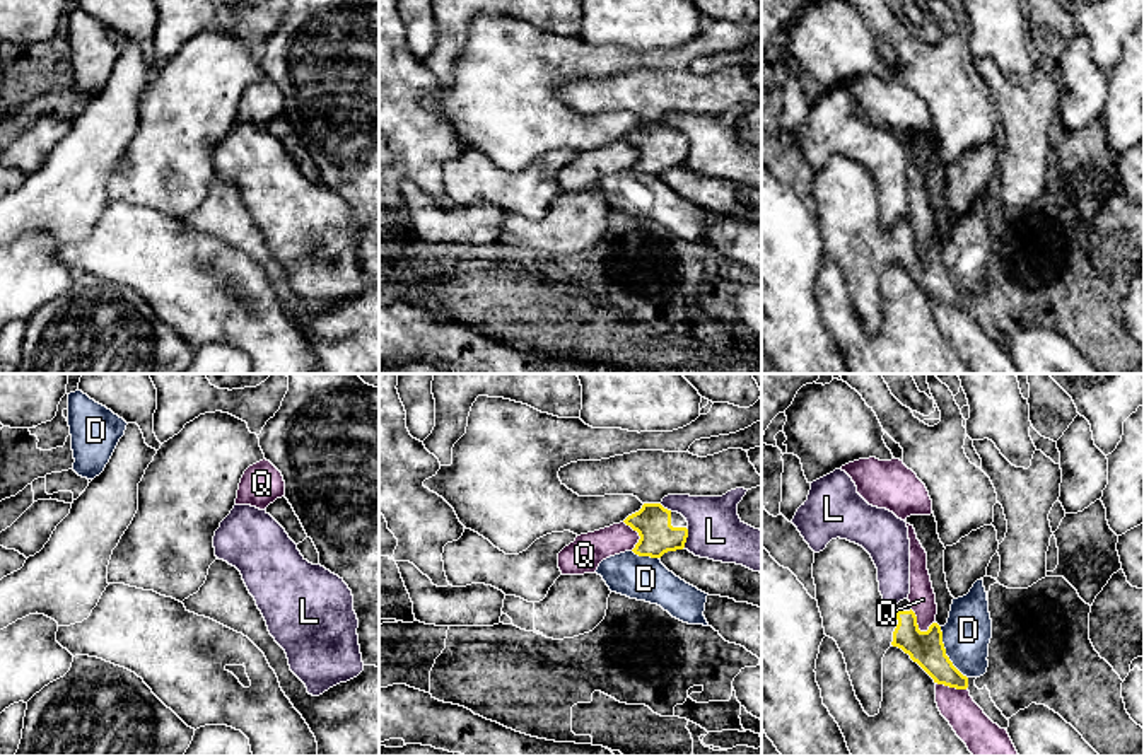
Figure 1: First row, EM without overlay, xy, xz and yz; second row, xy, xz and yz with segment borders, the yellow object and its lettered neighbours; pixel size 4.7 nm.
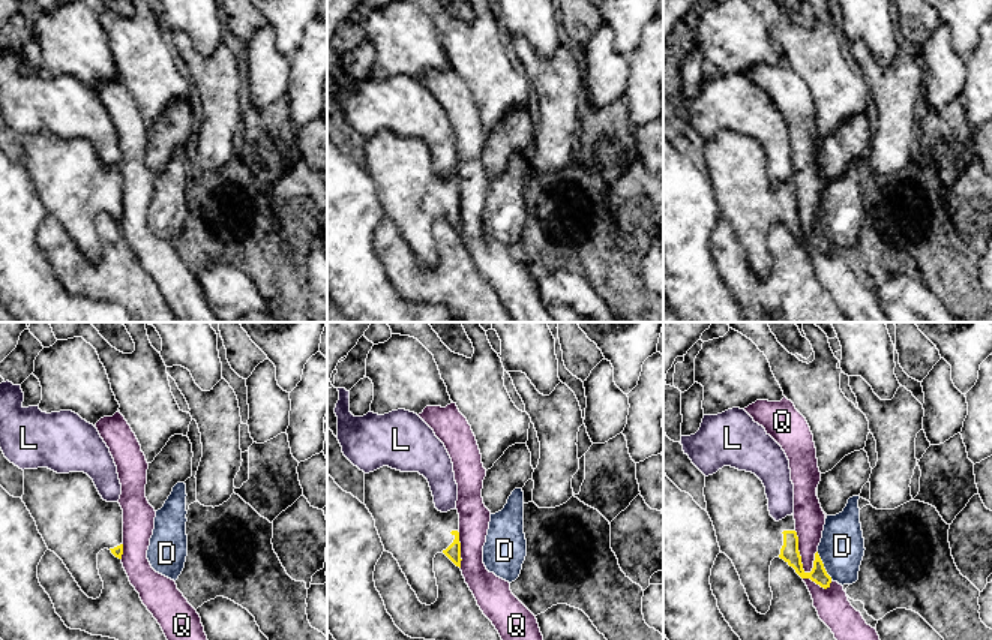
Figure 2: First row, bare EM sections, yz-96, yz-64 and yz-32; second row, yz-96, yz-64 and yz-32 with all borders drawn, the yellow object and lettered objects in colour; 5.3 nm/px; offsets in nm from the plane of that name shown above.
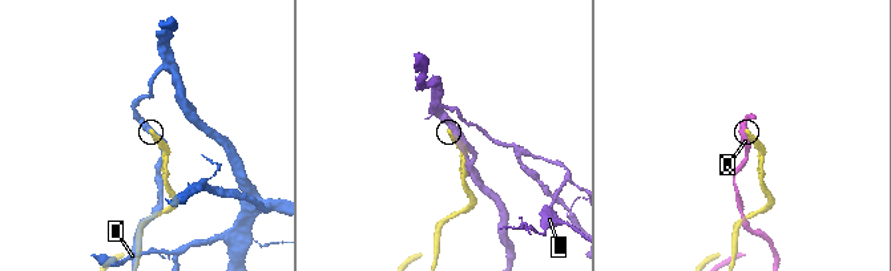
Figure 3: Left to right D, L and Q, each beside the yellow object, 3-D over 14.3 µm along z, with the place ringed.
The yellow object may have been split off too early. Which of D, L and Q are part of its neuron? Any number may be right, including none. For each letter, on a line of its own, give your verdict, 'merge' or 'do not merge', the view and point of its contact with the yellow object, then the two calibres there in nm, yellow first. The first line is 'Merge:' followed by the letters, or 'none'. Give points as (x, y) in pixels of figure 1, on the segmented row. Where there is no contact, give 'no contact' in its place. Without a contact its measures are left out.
Merge: none
D: do not merge | yz (945, 652) | 160/220 nm
L: do not merge | xz (687, 536) | 170/260 nm
Q: do not merge | yz (917, 627) | 160/130 nm

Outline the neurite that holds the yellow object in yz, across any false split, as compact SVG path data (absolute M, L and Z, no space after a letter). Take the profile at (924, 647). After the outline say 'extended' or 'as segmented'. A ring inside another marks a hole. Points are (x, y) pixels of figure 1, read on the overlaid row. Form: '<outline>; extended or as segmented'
M840 538L832 539L823 551L814 553L813 579L825 635L833 638L843 654L855 696L869 717L878 715L881 708L883 657L891 645L908 654L934 683L956 689L968 688L968 677L946 655L937 623L920 631L908 599L900 601L891 611L883 609L878 568L862 546Z; extended

